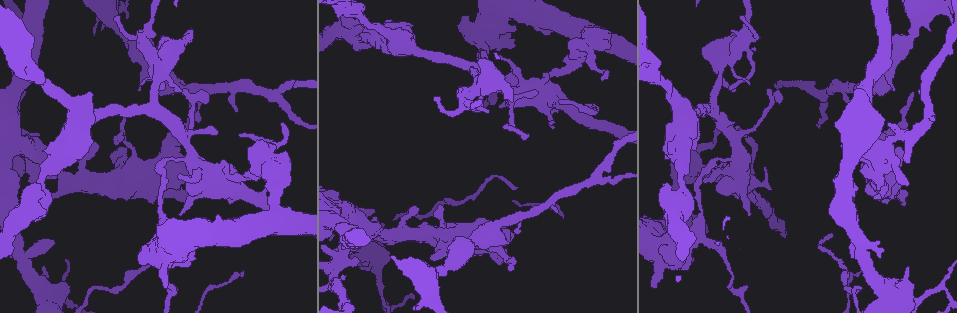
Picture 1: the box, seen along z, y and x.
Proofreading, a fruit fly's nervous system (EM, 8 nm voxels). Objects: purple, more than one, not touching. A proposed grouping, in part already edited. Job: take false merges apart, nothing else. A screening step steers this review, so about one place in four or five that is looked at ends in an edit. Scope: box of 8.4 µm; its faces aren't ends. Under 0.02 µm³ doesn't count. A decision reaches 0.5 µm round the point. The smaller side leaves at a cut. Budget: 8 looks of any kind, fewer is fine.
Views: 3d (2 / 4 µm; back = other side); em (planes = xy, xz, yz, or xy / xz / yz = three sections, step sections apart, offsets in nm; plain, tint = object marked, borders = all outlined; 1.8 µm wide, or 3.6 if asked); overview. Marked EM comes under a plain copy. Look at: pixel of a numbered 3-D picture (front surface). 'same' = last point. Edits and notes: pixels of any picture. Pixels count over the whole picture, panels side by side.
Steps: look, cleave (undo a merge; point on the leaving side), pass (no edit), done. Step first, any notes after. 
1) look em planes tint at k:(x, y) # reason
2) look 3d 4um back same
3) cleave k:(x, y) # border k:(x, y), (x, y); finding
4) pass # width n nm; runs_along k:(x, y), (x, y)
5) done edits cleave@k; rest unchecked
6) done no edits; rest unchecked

look em 3.6um planes borders at 1:(168, 153) # sudden change in width

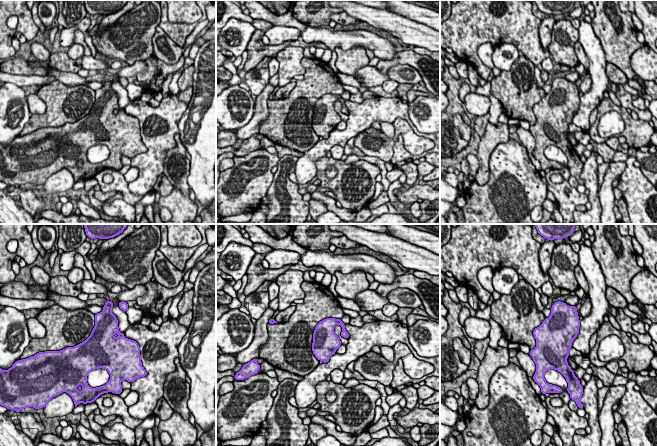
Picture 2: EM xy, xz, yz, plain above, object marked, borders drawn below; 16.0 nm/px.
pass # width 420 nm; continuous, no second neuron

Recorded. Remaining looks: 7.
look em xy step 4 tint at 1:(878, 195) # closes a loop

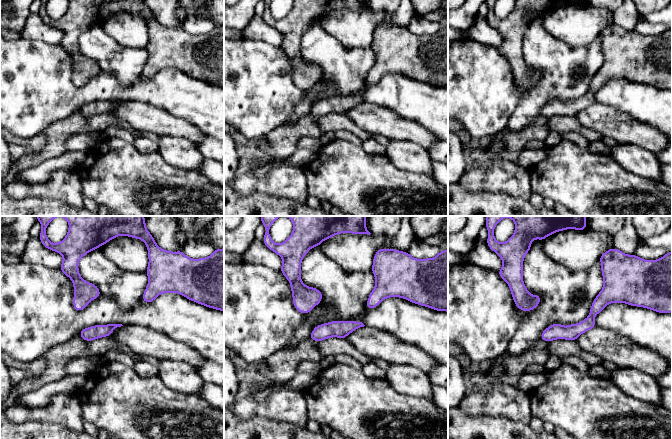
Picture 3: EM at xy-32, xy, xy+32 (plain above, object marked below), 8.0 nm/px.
look em planes tint same

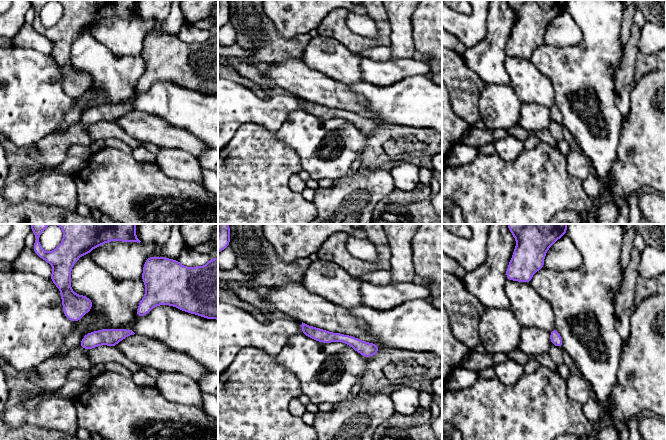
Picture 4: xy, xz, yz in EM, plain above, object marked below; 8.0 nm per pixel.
pass # runs_along 4:(304, 326), (376, 348); all the same neuron

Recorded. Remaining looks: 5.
look 3d 4um at 1:(484, 45) # sudden change in width

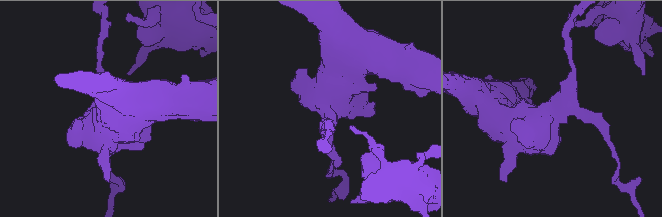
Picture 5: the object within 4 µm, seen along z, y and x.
look em 3.6um xy step 4 tint at 5:(553, 119)

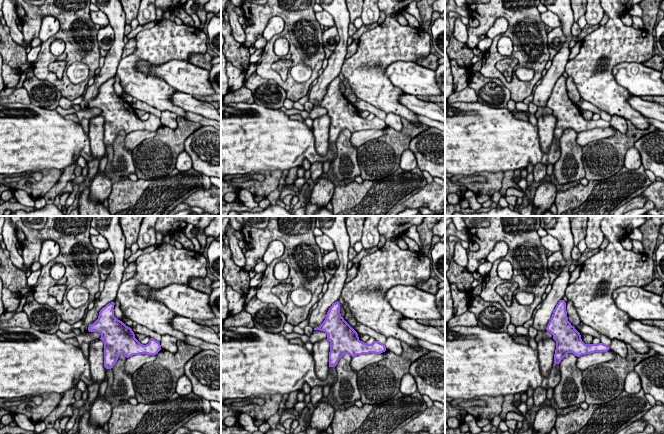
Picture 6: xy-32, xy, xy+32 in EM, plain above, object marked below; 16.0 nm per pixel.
pass # one neuron here

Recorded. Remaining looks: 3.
done no edits; rest unchecked

